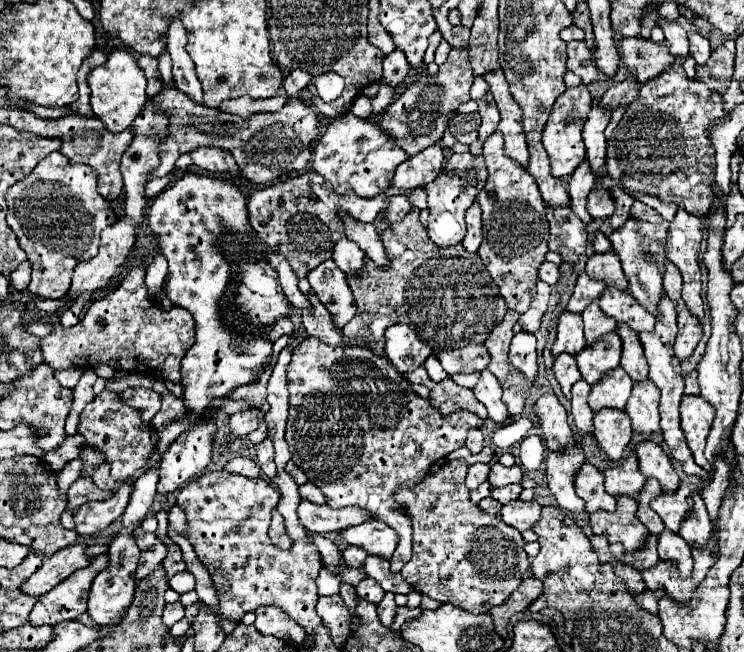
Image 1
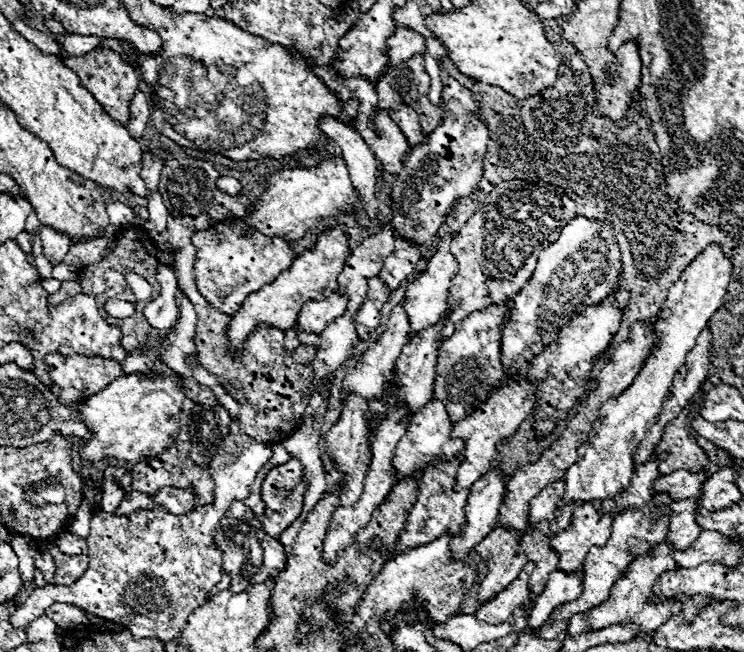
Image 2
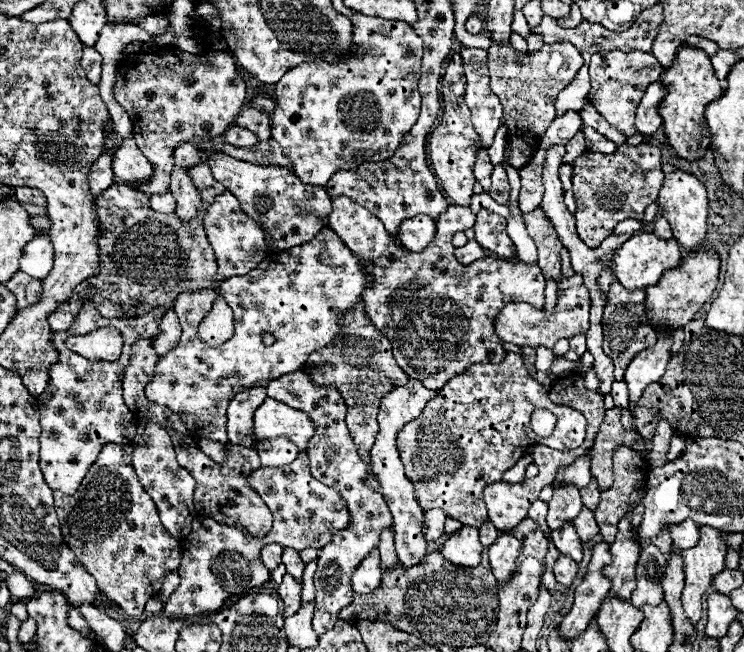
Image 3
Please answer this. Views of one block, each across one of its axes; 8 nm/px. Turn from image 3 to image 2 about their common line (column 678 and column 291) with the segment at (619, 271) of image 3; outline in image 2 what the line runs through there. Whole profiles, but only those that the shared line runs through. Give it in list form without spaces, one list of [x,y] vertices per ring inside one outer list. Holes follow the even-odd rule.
[[[232,218],[214,222],[208,230],[200,230],[192,236],[192,244],[196,246],[194,280],[198,292],[214,310],[230,316],[240,310],[248,294],[256,292],[264,284],[274,282],[276,276],[282,270],[288,270],[296,258],[294,250],[284,238],[266,238],[260,232],[254,232],[250,238],[242,238],[242,230],[244,220]]]

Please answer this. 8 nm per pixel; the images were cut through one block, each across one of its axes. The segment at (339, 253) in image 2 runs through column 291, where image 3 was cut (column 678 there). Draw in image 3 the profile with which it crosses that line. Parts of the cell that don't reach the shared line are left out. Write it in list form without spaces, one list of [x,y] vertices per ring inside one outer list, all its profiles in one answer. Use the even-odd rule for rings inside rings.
[[[714,250],[688,252],[682,258],[680,268],[672,268],[672,270],[664,272],[656,286],[646,288],[646,302],[644,304],[646,304],[646,312],[648,312],[648,322],[656,330],[662,330],[662,328],[676,330],[676,328],[686,326],[690,320],[694,320],[694,316],[700,312],[702,304],[716,290],[718,268],[720,268],[720,260]]]

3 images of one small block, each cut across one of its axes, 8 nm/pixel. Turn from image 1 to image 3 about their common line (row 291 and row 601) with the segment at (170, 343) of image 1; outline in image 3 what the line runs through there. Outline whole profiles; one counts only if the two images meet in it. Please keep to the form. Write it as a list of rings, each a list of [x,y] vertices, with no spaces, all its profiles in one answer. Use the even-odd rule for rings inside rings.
[[[104,444],[98,460],[90,466],[76,494],[68,496],[60,490],[54,490],[54,504],[58,508],[58,518],[66,544],[76,554],[76,560],[82,562],[82,566],[88,570],[88,574],[96,578],[100,592],[116,602],[128,616],[140,616],[144,612],[144,604],[154,598],[156,592],[160,592],[160,580],[164,578],[164,572],[178,570],[182,558],[182,542],[170,538],[168,532],[164,532],[152,498],[142,490],[142,484],[138,482],[132,468],[132,446]]]

